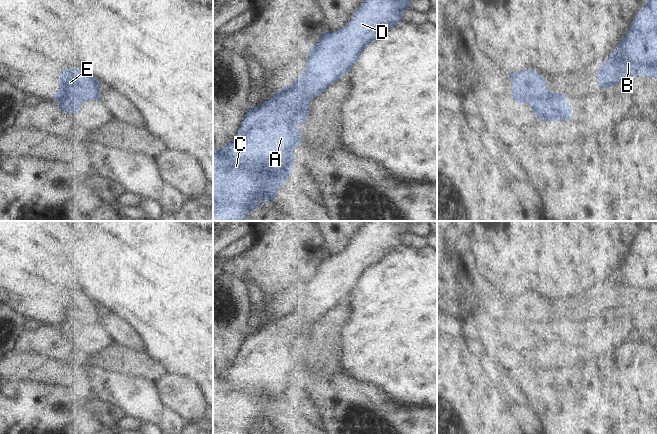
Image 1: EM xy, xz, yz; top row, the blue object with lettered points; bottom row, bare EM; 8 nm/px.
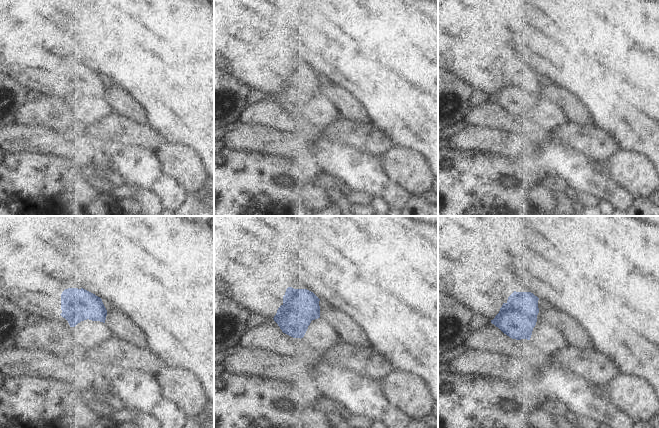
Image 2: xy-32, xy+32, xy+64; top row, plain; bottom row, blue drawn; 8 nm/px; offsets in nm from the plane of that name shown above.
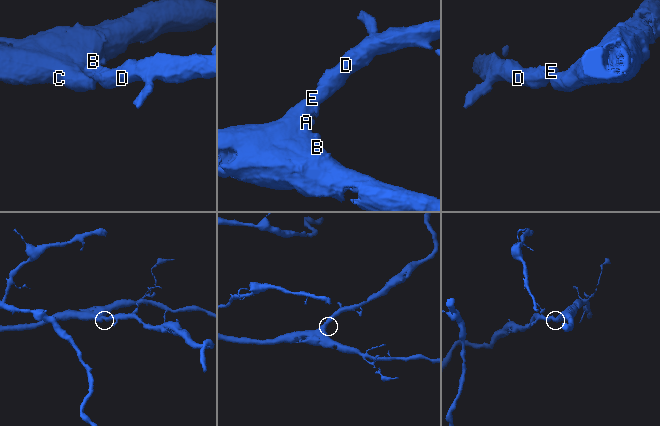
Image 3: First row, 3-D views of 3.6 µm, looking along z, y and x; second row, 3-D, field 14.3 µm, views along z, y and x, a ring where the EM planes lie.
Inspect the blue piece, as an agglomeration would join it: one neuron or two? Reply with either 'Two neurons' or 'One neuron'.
One neuron.

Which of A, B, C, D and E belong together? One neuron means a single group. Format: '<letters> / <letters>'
A B C D E

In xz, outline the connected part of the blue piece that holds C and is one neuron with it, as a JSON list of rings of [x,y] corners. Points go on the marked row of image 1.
[[[365,0],[344,28],[322,32],[321,38],[309,48],[305,71],[293,79],[292,85],[286,85],[268,101],[250,108],[233,141],[220,149],[213,147],[213,221],[245,221],[250,211],[277,197],[277,190],[287,181],[294,164],[294,149],[301,144],[301,130],[297,125],[306,123],[310,100],[350,71],[362,50],[397,25],[406,8],[410,8],[409,0]]]

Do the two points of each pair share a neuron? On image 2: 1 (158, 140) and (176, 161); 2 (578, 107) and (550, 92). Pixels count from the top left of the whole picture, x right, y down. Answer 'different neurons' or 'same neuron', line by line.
1: different neurons
2: same neuron

